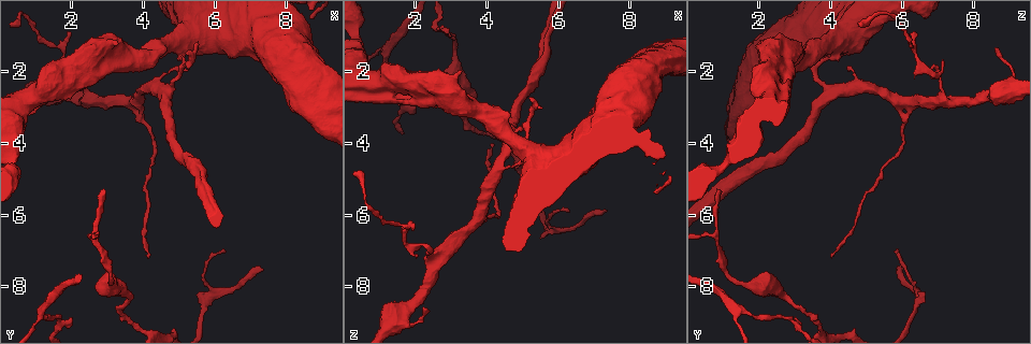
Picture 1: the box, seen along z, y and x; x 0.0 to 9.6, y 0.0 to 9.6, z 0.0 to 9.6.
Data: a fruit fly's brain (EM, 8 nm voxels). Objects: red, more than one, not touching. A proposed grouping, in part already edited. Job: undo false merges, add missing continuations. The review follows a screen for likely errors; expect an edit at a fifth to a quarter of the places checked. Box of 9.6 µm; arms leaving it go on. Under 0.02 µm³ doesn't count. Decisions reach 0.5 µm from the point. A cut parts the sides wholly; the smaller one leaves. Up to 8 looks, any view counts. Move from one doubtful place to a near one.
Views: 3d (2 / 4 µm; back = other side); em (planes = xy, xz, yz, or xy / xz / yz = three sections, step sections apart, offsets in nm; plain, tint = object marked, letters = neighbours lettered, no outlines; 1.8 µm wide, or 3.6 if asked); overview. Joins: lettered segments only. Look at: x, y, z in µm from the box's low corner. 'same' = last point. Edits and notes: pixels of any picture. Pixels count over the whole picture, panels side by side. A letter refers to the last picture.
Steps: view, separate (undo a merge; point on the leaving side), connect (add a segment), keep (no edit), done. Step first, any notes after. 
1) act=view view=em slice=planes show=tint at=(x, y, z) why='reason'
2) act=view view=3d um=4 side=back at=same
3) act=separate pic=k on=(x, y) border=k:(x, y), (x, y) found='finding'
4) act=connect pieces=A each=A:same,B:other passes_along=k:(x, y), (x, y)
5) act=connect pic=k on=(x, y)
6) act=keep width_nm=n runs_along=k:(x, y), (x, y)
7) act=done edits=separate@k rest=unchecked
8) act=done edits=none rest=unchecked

act=view view=em um=3.6 slice=xy step=16 show=tint at=(5.05, 1.25, 4.15) why='sharp bend'

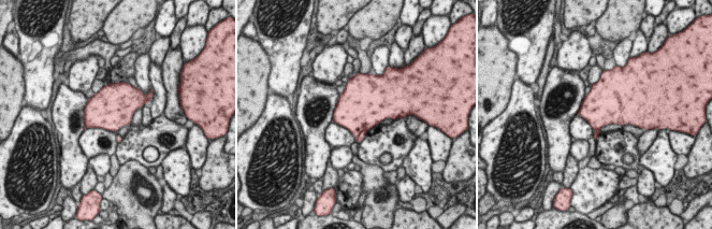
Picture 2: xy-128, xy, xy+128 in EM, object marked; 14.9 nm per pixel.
act=view view=em um=3.6 slice=planes show=letters at=same

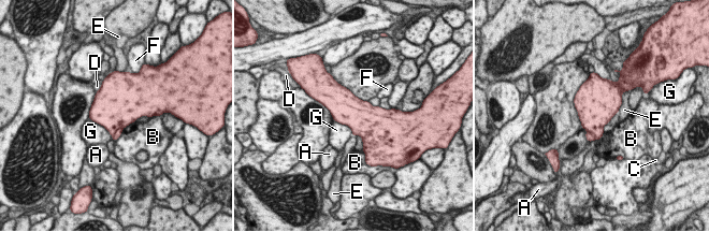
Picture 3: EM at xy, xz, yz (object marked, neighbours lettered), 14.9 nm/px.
act=separate pic=3 on=(117, 133) width_nm=480 each=A:other,B:other,C:other,D:other,E:other,F:other,G:other border=3:(121, 127), (114, 132), (112, 138) found='two cells meet here'

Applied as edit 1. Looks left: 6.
act=view view=overview why='redraw'

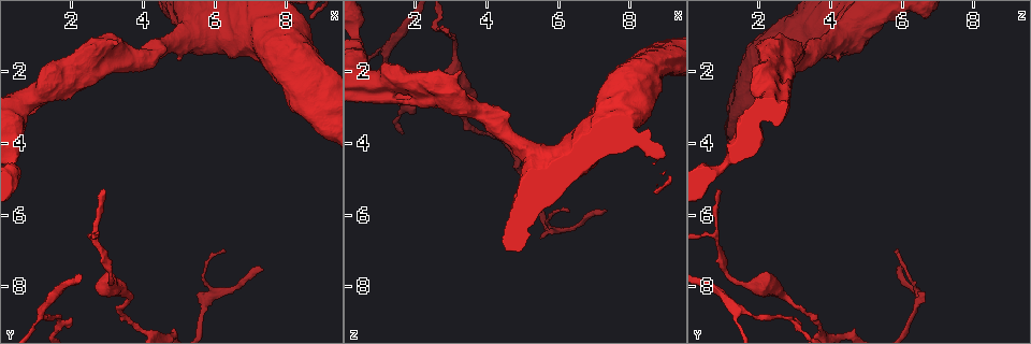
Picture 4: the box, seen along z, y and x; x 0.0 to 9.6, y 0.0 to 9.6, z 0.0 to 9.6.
act=view view=3d um=4 at=(3.55, 8.10, 2.60)

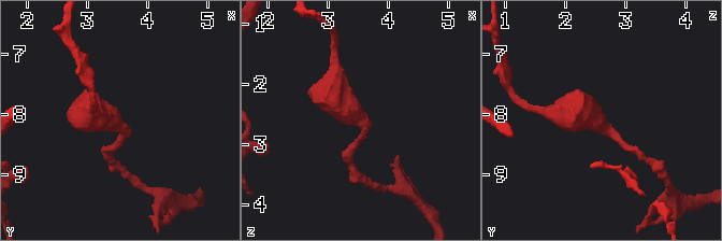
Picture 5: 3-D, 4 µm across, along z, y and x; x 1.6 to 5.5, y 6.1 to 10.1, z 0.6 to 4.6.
act=view view=em slice=planes show=letters at=(3.50, 8.15, 2.55) why='now the EM'

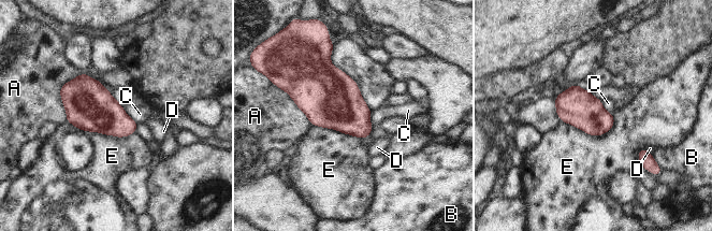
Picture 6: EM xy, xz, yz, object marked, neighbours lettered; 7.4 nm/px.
act=keep each=A:other,B:other,C:other,D:other,E:other found='all the same cell'

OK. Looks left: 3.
act=view view=3d um=2 at=(2.00, 8.95, 3.00) why='tapers out'

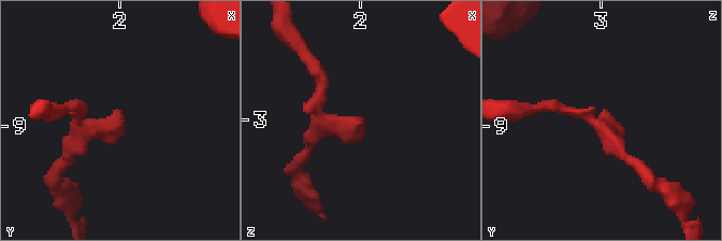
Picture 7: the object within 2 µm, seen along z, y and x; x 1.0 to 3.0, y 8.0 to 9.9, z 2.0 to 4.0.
act=view view=em slice=yz step=8 show=letters at=(2.04, 8.94, 3.00)

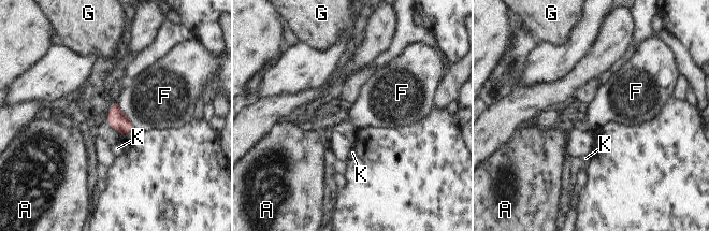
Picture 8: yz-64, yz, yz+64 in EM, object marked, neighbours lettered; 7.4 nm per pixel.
act=view view=em slice=planes show=letters at=same why='another direction'

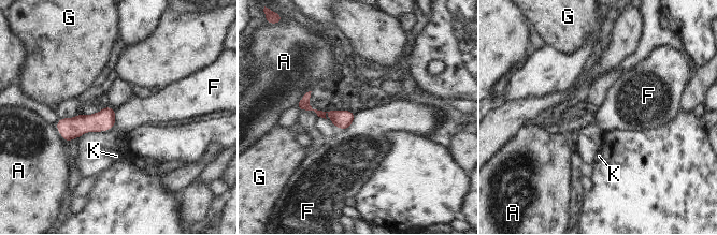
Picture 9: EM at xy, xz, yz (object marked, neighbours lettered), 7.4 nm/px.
act=keep width_nm=140 longest_contact=A:180nm each=A:other,F:other,G:other,K:other found='no lettered segment goes on from it'

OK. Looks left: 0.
act=done edits=separate@3 rest=unchecked

